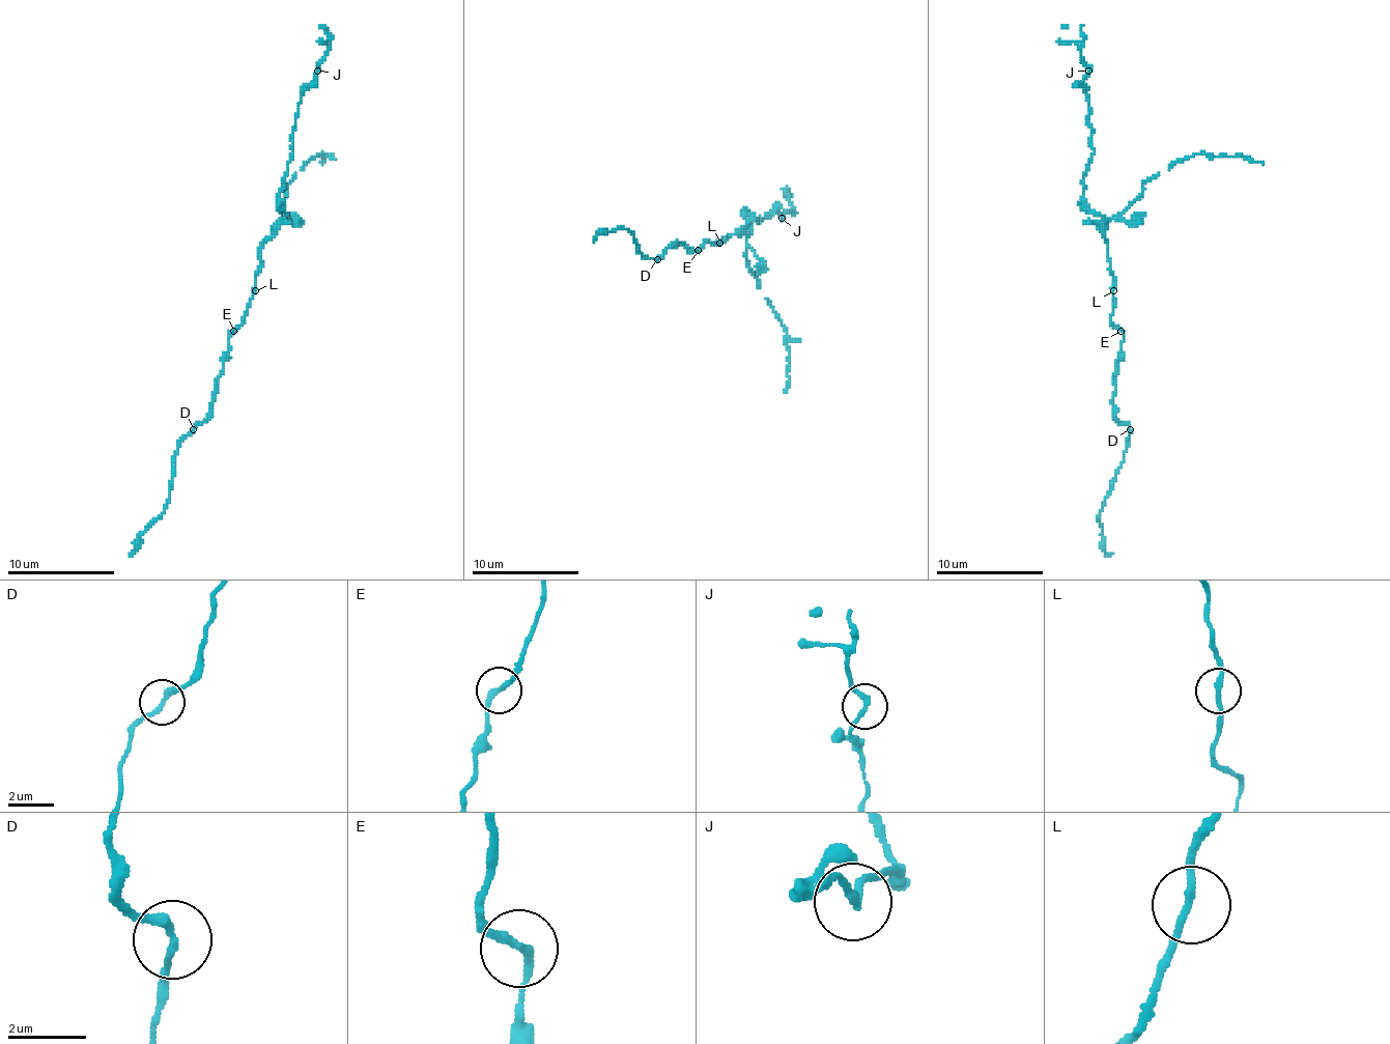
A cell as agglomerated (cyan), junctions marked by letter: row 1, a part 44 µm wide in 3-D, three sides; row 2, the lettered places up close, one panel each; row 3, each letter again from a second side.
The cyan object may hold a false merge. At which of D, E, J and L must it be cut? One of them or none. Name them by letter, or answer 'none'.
none

